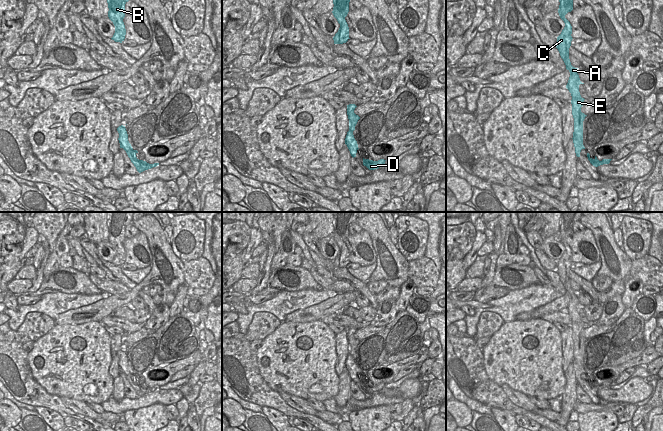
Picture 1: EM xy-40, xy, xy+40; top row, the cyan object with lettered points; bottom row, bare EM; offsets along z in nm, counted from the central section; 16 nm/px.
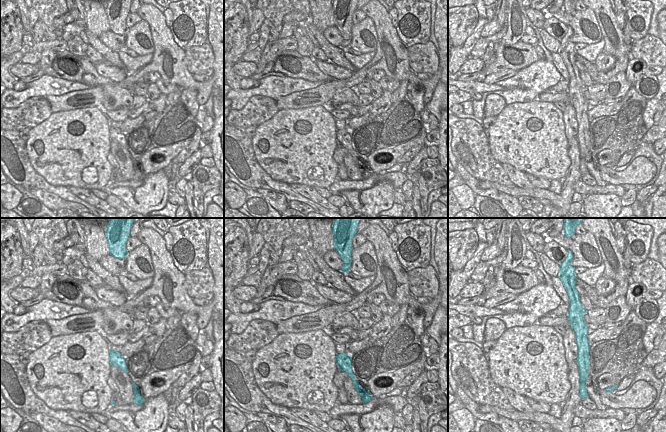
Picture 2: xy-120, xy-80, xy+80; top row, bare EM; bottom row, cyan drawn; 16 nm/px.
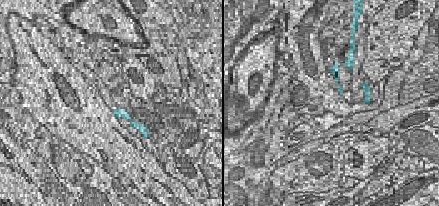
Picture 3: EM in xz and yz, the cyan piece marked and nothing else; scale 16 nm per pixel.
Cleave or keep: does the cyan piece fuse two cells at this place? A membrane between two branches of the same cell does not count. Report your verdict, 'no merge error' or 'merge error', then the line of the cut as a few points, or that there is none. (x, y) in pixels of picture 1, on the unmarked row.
merge error; cut in xy+40 along (573, 358), (578, 364), (581, 373)

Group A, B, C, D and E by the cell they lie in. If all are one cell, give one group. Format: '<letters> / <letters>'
A B C E / D

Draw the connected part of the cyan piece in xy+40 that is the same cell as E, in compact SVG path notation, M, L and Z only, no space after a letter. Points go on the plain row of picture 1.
M561 212L560 216L560 229L558 237L560 242L564 245L565 251L561 258L557 261L557 269L561 282L563 283L566 293L570 296L570 301L566 312L569 314L572 320L572 339L574 342L574 356L573 359L579 364L580 372L585 373L583 369L583 345L587 339L581 336L581 331L584 329L584 322L581 321L579 316L579 309L584 308L580 305L578 299L578 292L571 289L569 283L569 272L572 265L572 250L570 246L565 242L568 236L573 234L573 224L580 220L582 212Z

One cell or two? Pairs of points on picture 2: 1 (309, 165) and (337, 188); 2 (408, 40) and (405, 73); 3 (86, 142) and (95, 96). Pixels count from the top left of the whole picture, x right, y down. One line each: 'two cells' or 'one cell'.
1: two cells
2: two cells
3: two cells

